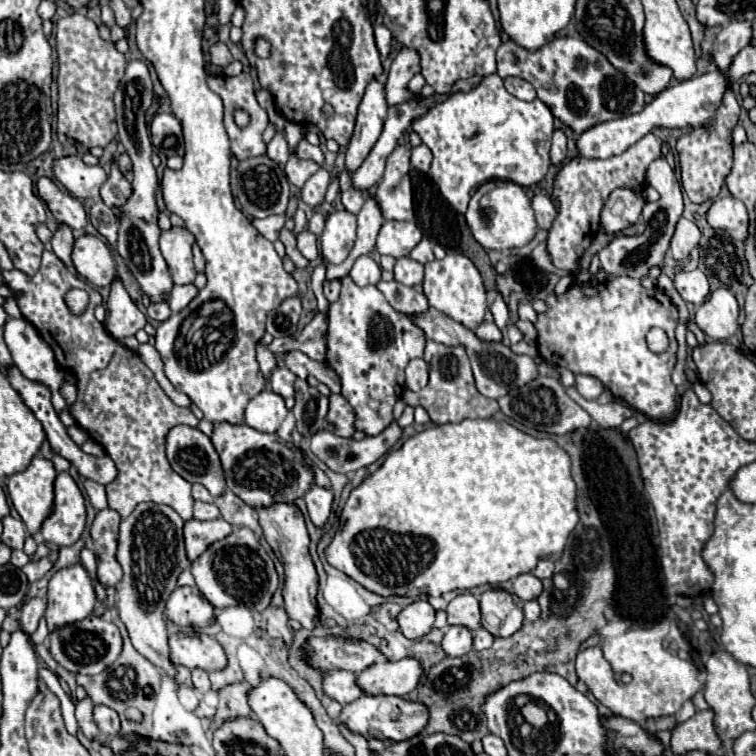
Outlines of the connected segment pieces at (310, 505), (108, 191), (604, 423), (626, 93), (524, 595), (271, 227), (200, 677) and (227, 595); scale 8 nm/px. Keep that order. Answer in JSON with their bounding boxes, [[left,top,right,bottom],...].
[[305,487,333,529],[101,165,131,209],[579,399,633,427],[497,37,645,135],[513,573,543,601],[251,215,285,241],[193,669,211,693],[191,527,277,611]]

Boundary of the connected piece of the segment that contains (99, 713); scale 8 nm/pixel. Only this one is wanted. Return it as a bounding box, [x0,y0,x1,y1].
[93,705,121,735]

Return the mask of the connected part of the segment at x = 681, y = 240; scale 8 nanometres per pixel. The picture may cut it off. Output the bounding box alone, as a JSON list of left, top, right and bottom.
[671,217,699,261]

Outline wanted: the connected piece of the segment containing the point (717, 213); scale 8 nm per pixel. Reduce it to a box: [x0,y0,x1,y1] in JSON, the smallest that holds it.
[707,197,749,241]

